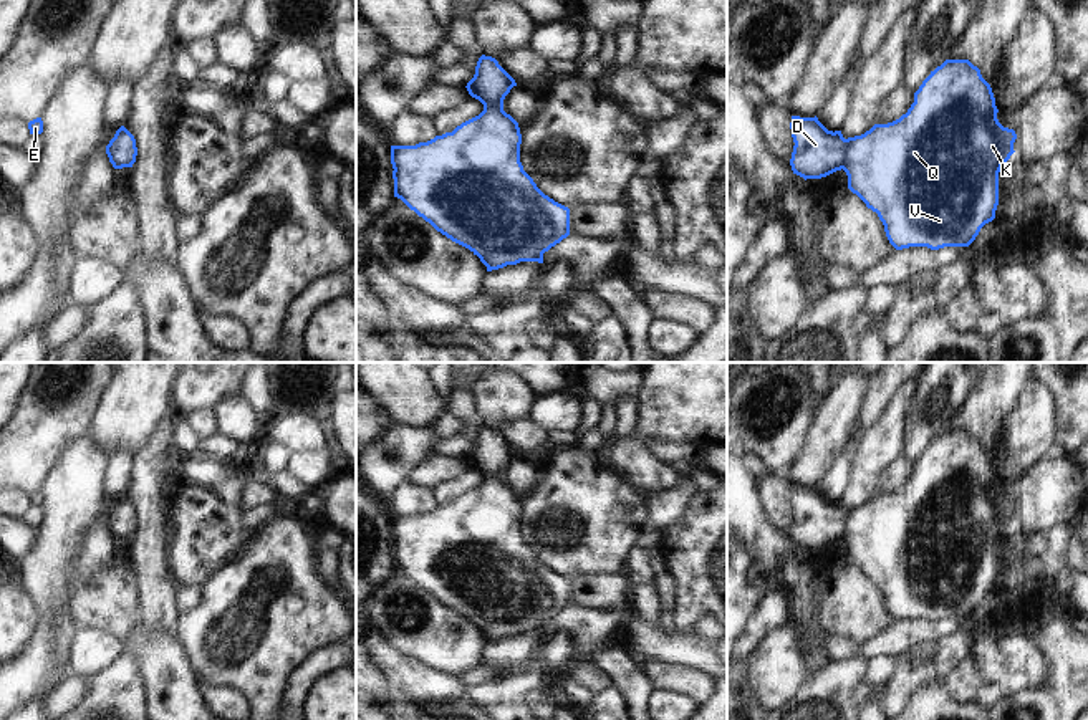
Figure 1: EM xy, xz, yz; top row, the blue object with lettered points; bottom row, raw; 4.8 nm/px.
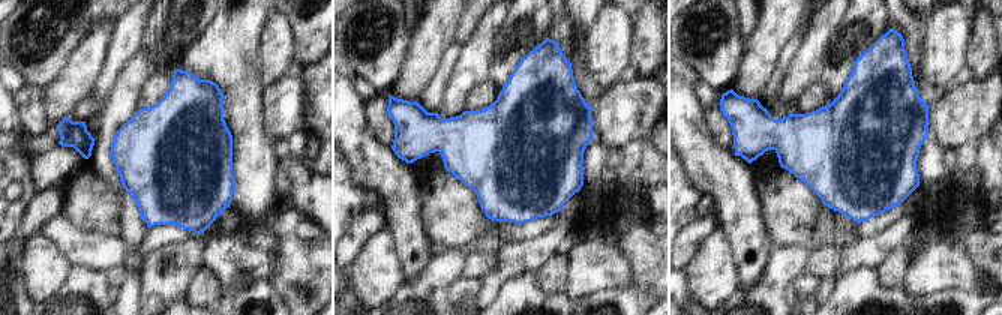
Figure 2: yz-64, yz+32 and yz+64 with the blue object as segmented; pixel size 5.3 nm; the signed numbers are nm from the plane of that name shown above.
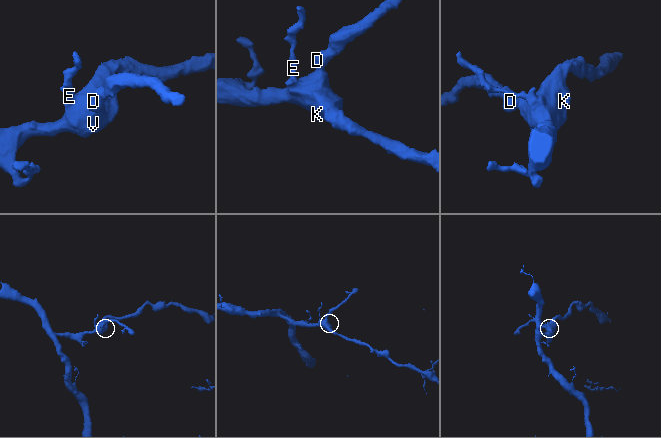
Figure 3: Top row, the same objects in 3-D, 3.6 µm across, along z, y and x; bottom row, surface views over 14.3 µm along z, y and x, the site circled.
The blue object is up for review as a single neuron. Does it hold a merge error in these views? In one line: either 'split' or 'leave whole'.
leave whole

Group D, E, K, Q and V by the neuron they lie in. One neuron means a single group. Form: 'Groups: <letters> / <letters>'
Groups: D E K Q V

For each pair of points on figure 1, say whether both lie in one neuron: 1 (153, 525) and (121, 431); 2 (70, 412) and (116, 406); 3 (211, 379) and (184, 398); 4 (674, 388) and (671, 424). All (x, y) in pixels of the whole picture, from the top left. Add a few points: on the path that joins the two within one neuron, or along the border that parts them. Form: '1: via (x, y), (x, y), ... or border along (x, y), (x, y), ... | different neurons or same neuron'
1: border along (156, 424), (133, 457) | different neurons
2: border along (111, 379), (85, 431) | different neurons
3: via (204, 386), (191, 391) | same neuron
4: via (674, 396), (671, 416) | same neuron

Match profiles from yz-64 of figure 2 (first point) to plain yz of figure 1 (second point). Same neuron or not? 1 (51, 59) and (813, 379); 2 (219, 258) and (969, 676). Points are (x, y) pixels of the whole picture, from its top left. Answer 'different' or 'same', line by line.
1: same
2: different

